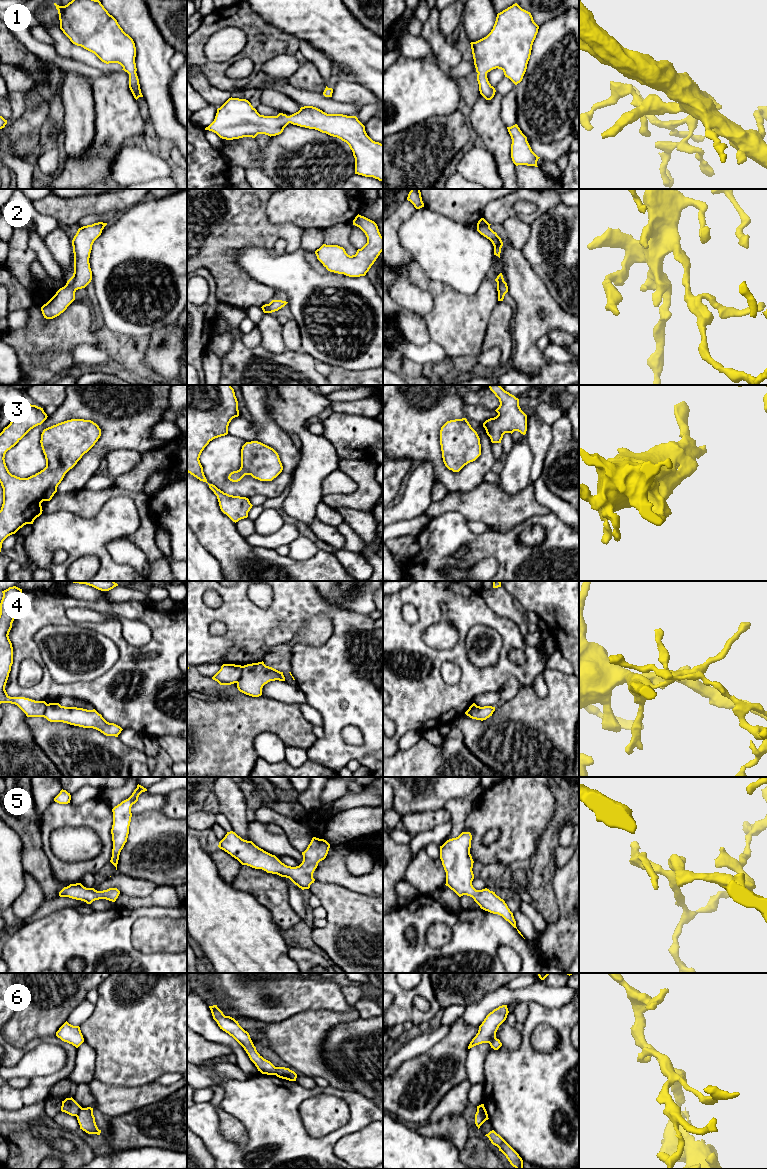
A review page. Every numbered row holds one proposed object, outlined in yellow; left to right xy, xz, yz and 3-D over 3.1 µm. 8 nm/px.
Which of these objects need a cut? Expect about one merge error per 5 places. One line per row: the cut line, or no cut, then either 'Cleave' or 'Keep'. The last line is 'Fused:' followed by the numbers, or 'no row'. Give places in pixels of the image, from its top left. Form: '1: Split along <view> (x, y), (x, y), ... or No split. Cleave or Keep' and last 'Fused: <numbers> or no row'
1: No split. Keep
2: No split. Keep
3: No split. Keep
4: Split along xz (242, 666), (240, 678), (236, 682). Cleave
5: No split. Keep
6: Split along xy (82, 1108), (76, 1116). Cleave
Fused: 4, 6

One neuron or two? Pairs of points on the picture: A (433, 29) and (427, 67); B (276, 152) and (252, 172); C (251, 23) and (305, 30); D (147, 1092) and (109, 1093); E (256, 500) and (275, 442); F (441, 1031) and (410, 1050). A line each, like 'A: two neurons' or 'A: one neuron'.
A: two neurons
B: two neurons
C: two neurons
D: one neuron
E: two neurons
F: one neuron

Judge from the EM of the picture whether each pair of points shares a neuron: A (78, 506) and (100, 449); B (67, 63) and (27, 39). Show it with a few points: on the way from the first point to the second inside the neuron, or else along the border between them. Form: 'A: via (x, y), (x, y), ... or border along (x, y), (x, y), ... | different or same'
A: border along (83, 487), (60, 493) | different
B: via (57, 60), (37, 48) | same

